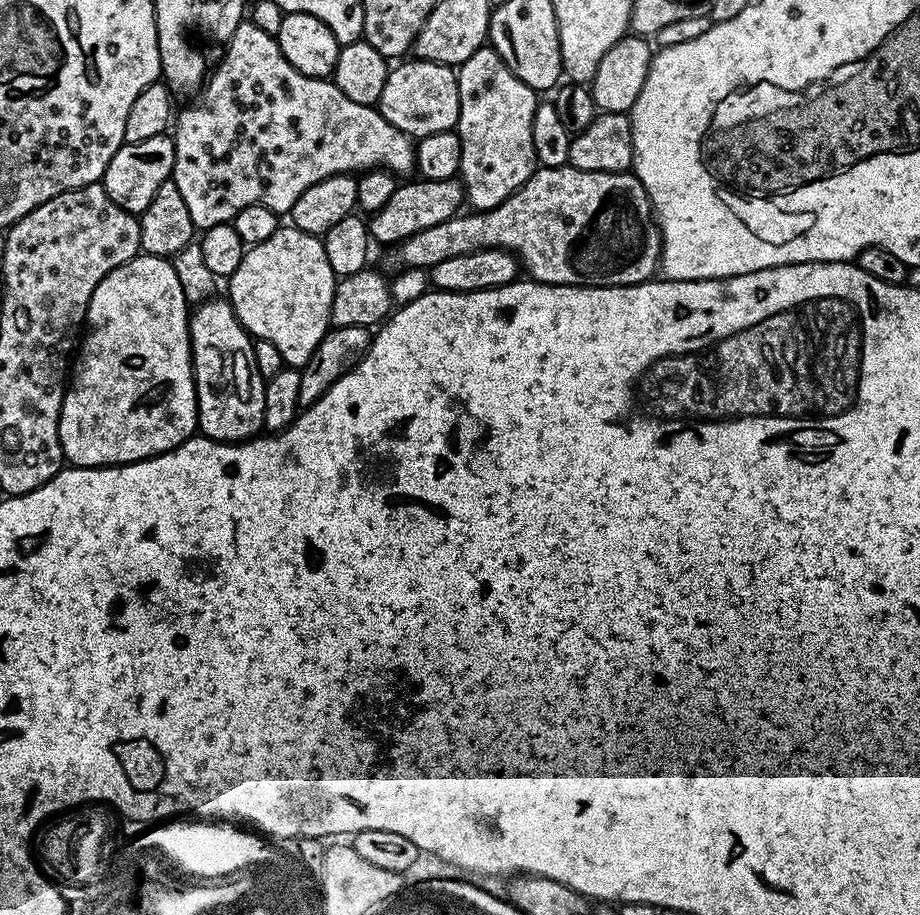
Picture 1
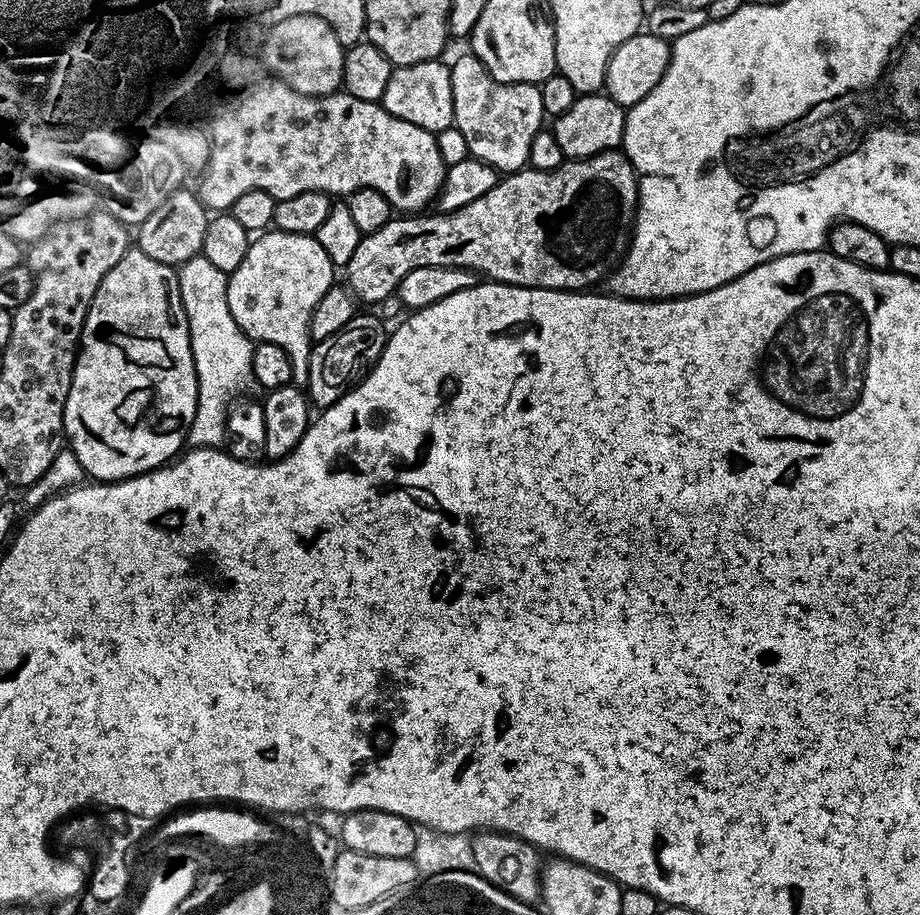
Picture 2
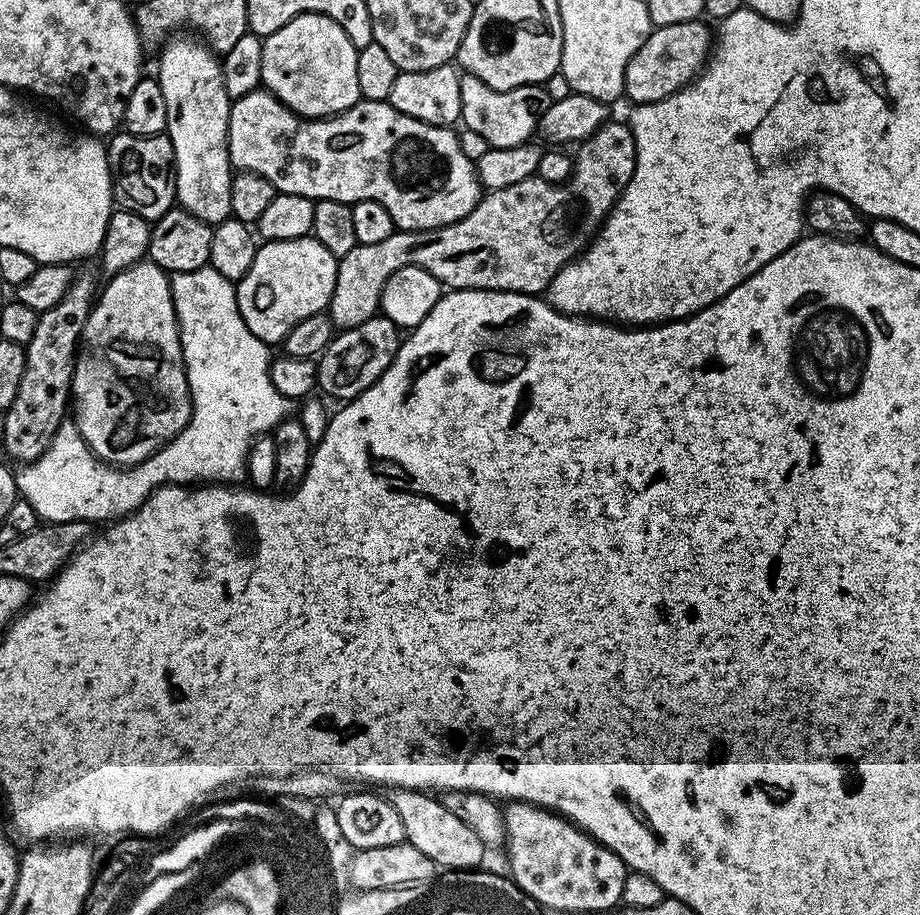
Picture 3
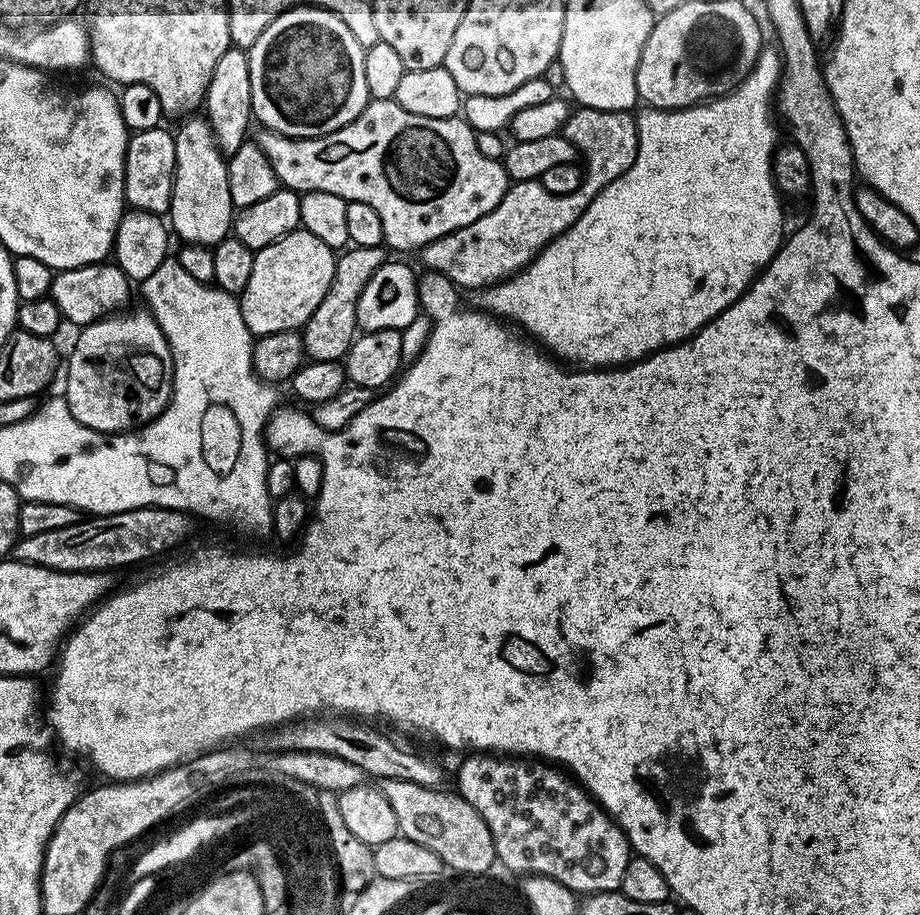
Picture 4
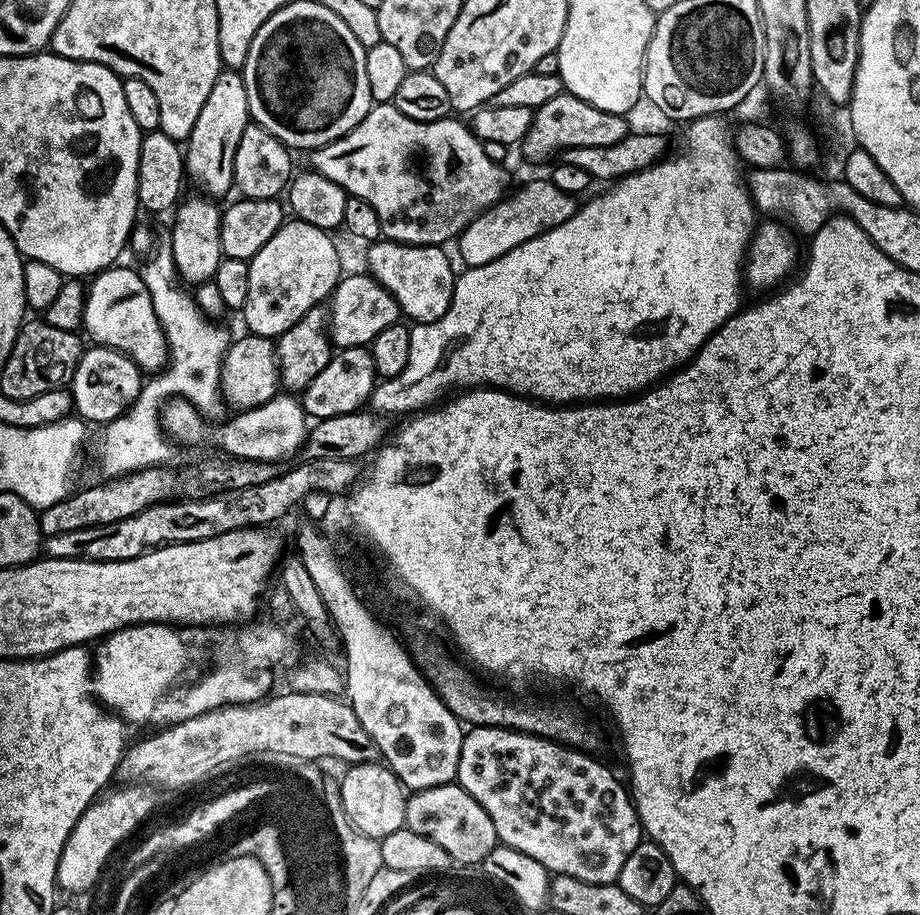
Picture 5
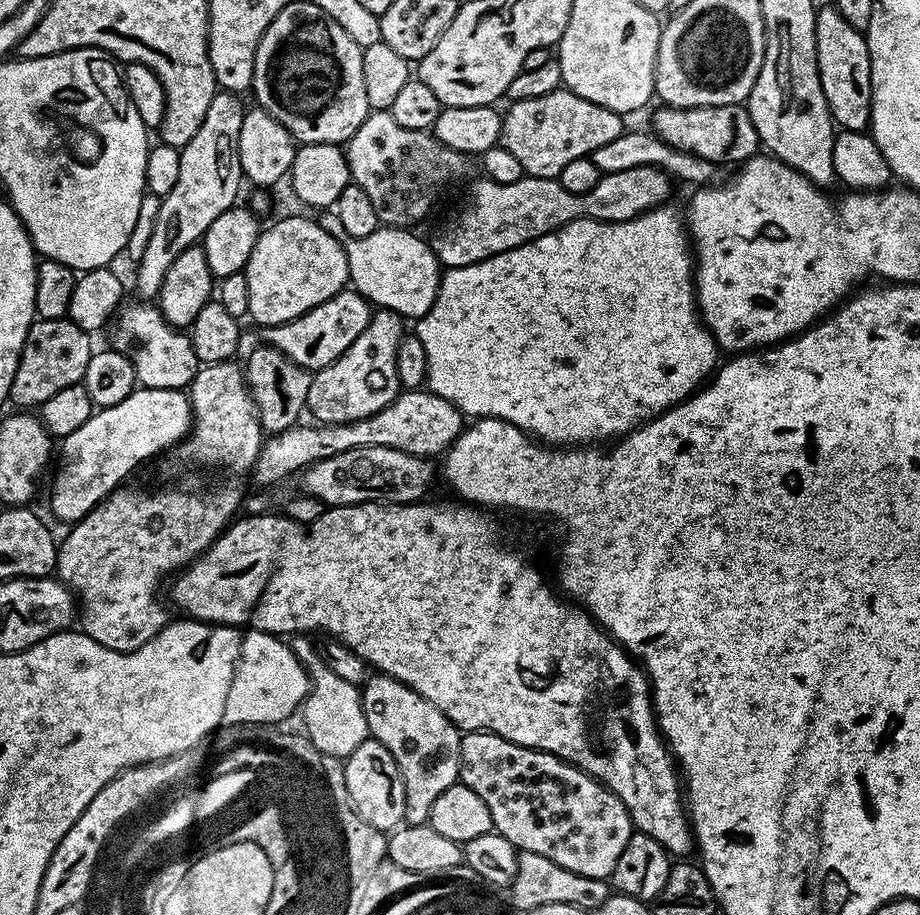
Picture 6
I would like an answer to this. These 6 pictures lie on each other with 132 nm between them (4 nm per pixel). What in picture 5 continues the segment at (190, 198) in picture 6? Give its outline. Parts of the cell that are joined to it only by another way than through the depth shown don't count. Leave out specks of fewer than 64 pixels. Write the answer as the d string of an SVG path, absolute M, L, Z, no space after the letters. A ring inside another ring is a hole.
M222 70L218 82L210 89L210 98L194 122L194 130L188 135L184 155L186 176L197 184L197 189L206 190L212 198L221 198L234 188L234 154L238 150L238 141L242 139L242 130L250 123L248 103L246 102L246 82L236 70Z

